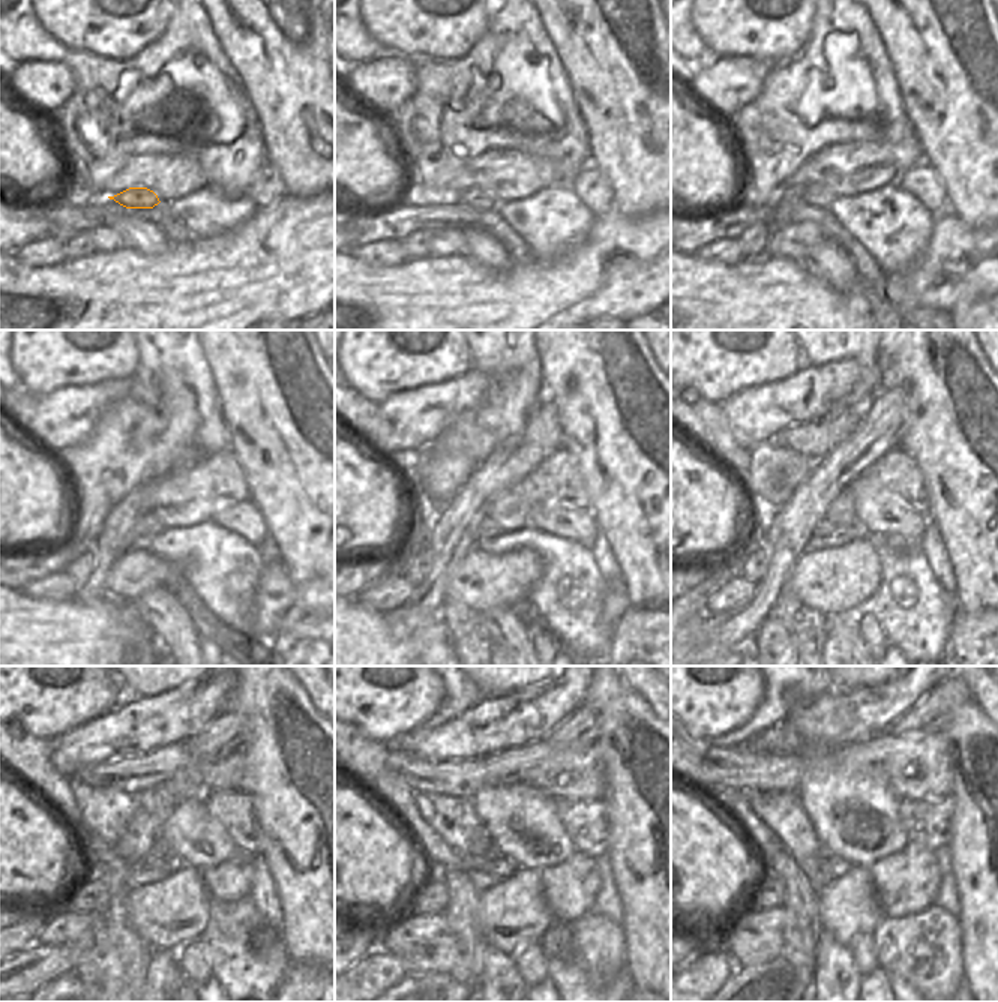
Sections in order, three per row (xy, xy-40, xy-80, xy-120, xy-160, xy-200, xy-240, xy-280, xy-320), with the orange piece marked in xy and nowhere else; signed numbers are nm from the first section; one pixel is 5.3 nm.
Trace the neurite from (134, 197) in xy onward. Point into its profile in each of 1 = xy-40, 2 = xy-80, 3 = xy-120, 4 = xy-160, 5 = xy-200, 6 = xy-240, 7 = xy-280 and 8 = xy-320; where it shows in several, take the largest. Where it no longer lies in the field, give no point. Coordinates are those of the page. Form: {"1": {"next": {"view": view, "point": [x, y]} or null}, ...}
{"1": {"next": {"view": "xy-40", "point": [480, 198]}}, "2": {"next": {"view": "xy-80", "point": [817, 195]}}, "3": {"next": {"view": "xy-120", "point": [149, 527]}}, "4": {"next": {"view": "xy-160", "point": [486, 528]}}, "5": {"next": {"view": "xy-200", "point": [824, 527]}}, "6": {"next": {"view": "xy-240", "point": [152, 861]}}, "7": {"next": {"view": "xy-280", "point": [502, 866]}}, "8": {"next": {"view": "xy-320", "point": [838, 866]}}}

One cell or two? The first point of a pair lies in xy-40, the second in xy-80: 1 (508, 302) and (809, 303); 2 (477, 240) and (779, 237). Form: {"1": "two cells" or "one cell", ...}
{"1": "one cell", "2": "two cells"}

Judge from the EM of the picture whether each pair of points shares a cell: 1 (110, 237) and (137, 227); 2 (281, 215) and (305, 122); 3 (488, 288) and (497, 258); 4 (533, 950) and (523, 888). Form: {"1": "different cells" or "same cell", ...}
{"1": "different cells", "2": "different cells", "3": "different cells", "4": "different cells"}

